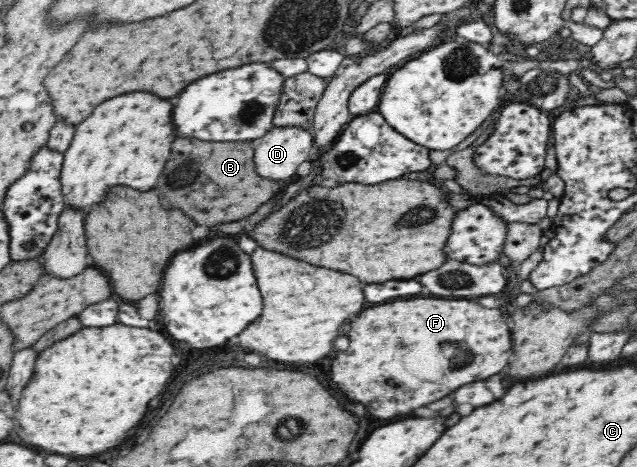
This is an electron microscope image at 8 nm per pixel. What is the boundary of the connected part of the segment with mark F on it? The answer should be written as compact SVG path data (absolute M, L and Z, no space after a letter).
M409 299L377 305L365 309L357 319L351 321L347 337L351 347L335 357L331 367L333 383L337 383L337 387L349 399L363 403L369 413L379 419L389 419L399 413L413 411L447 397L463 385L497 375L508 365L511 360L509 357L514 355L511 331L503 321L501 311L487 309L469 299Z

